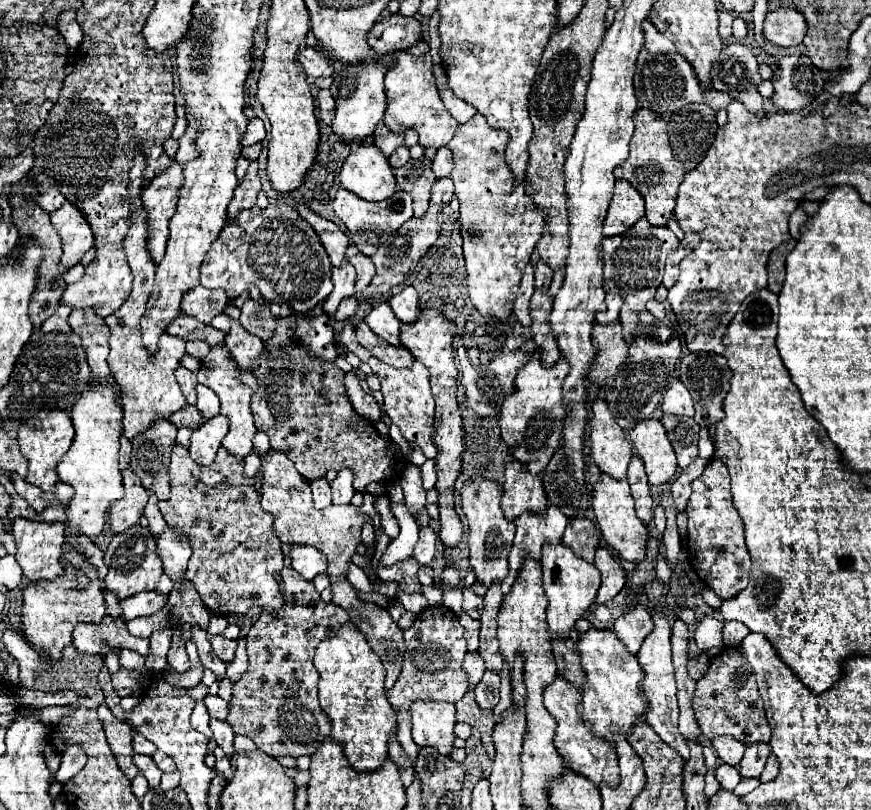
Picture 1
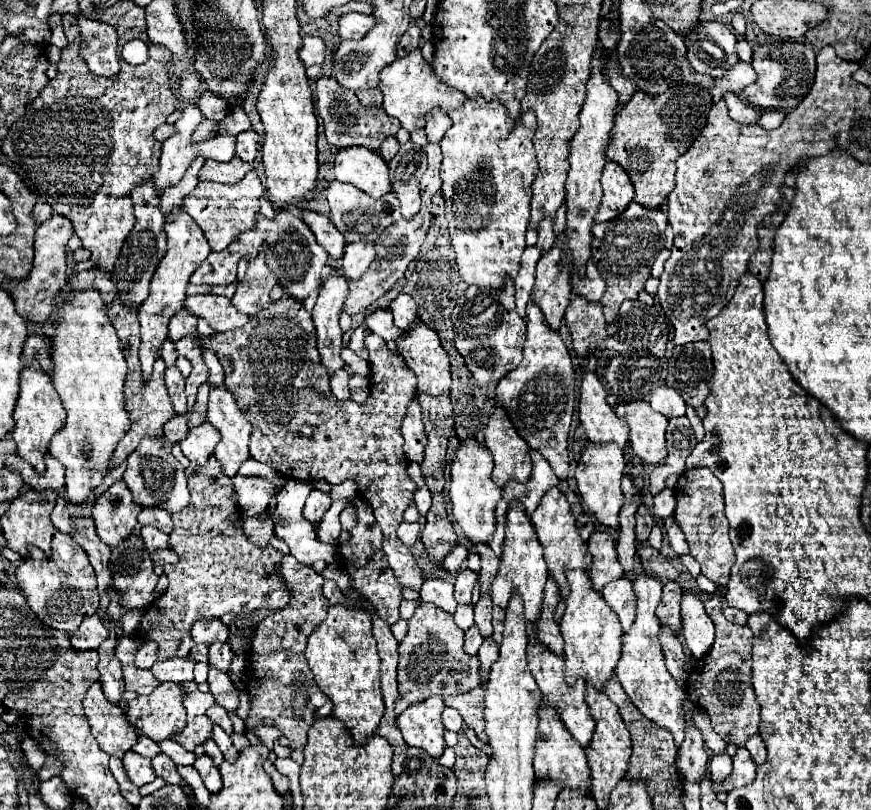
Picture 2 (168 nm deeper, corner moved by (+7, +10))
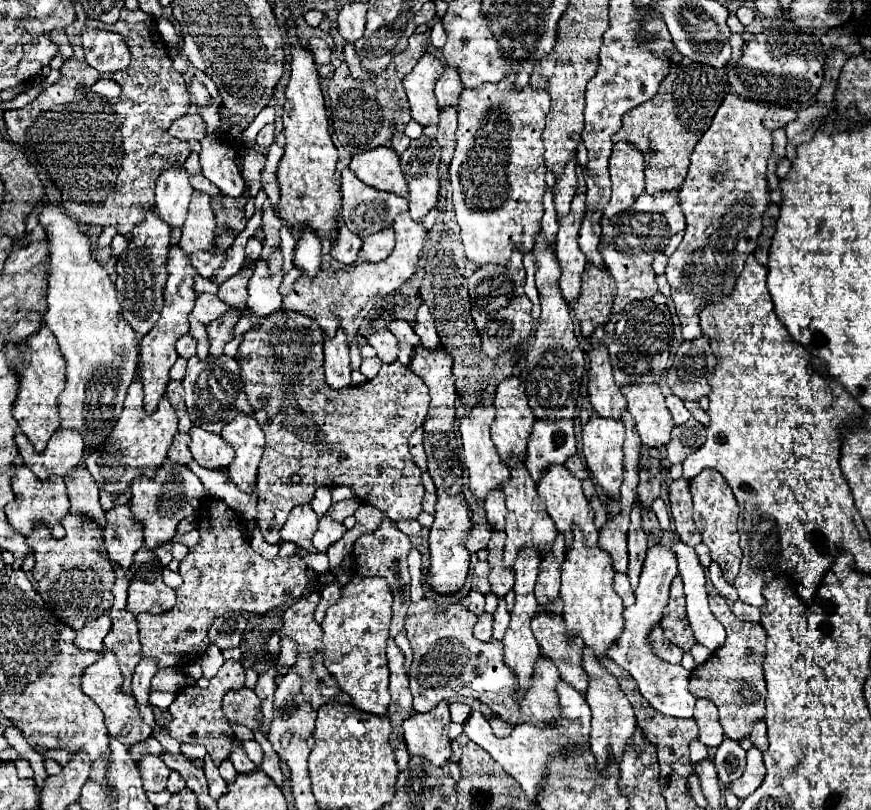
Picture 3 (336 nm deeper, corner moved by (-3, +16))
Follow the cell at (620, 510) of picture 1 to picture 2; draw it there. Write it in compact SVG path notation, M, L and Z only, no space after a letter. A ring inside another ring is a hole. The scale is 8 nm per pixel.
M606 442L606 444L588 444L580 456L580 462L576 466L576 482L578 482L578 492L588 506L590 512L610 530L618 530L618 512L622 506L622 490L620 490L620 480L622 480L622 470L626 466L624 452L616 442Z

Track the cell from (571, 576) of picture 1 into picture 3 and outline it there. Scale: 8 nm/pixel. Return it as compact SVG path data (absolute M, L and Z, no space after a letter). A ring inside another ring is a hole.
M562 464L558 466L550 466L546 470L546 474L542 476L540 484L538 484L538 494L542 498L542 502L546 504L546 512L550 514L550 518L554 520L556 528L560 534L564 534L564 540L566 540L566 546L572 544L574 536L572 536L572 528L574 526L580 526L582 532L584 532L584 540L588 546L594 546L598 542L598 530L594 528L594 510L592 506L588 504L586 496L582 494L582 484L576 476L572 476Z

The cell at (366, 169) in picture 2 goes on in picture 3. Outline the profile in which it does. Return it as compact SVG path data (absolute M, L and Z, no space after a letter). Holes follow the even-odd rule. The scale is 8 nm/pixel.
M376 148L370 152L356 154L350 160L348 168L358 176L358 180L376 190L408 196L408 186L400 168L400 158L392 148Z

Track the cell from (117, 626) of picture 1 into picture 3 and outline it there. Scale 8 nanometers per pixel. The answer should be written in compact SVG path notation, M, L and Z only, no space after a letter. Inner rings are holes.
M104 614L100 618L92 620L92 622L86 622L84 628L78 630L74 644L78 648L82 648L82 650L96 650L96 652L100 652L104 648L102 640L110 632L110 624L112 624L110 614Z

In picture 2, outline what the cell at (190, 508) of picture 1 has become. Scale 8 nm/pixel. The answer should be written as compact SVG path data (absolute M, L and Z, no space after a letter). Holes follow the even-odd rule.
M212 456L204 466L190 464L186 468L186 478L192 502L182 512L172 514L176 528L168 542L180 560L164 566L170 586L152 602L152 606L148 606L138 626L140 638L158 644L158 660L190 654L194 648L190 628L196 620L260 608L280 610L290 602L290 590L280 578L284 554L272 546L256 548L248 542L242 532L242 514L232 500L232 480L222 474L216 458Z

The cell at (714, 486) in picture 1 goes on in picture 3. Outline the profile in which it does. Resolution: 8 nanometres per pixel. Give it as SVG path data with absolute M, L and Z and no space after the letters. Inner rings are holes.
M708 468L690 480L690 494L694 500L694 522L702 534L702 542L710 548L712 560L720 564L726 582L732 584L738 574L740 558L742 558L742 550L738 546L738 530L736 530L738 502L734 500L734 494L730 492L730 486L726 484L724 476Z

